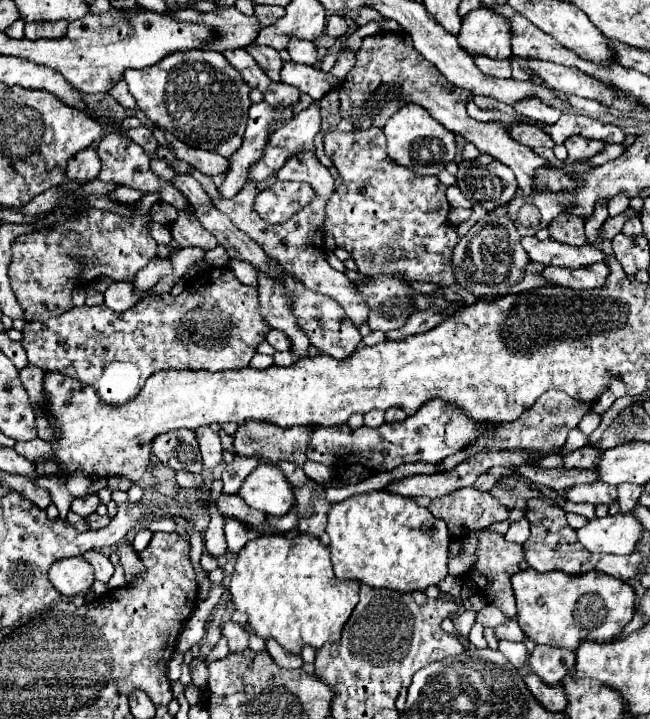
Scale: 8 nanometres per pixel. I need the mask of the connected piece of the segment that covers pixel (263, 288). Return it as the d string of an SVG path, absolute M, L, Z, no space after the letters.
M258 274L258 294L264 320L272 328L286 332L292 340L292 352L302 358L308 350L308 336L296 328L296 316L292 316L292 304L288 304L288 288L284 288L280 280Z

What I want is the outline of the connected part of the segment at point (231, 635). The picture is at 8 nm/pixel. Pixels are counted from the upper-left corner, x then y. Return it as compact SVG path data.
M224 622L222 634L228 638L228 648L234 652L242 652L248 648L248 632L238 622Z

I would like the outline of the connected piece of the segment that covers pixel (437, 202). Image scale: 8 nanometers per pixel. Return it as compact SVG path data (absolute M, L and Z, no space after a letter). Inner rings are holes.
M378 128L352 132L330 130L324 134L324 148L342 176L342 186L338 186L328 200L324 218L324 230L328 236L334 236L336 246L350 252L358 270L370 278L376 274L404 274L410 280L432 282L442 288L450 286L454 282L450 256L452 248L458 244L458 234L456 228L448 224L450 206L444 194L446 186L434 176L424 178L408 174L408 168L390 160L384 152L384 132Z

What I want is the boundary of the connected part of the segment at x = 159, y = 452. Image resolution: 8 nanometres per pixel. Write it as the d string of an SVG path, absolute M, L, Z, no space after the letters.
M182 428L180 432L156 436L156 440L152 440L152 454L172 470L202 472L202 458L194 430Z

